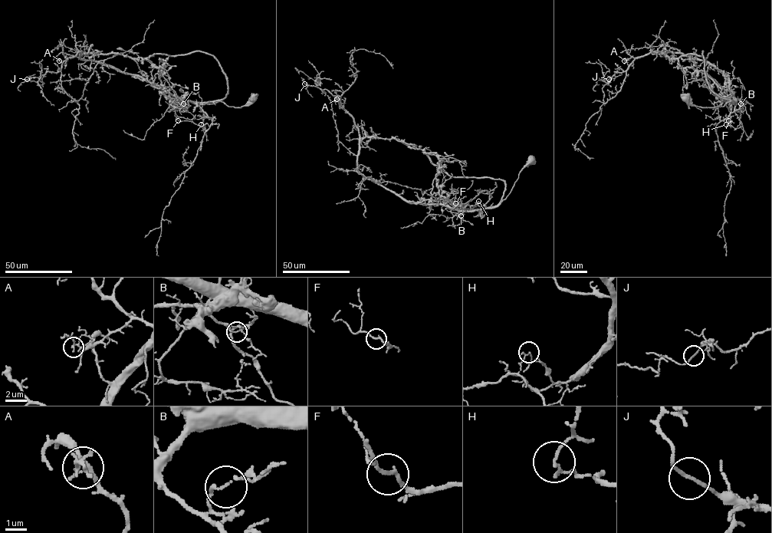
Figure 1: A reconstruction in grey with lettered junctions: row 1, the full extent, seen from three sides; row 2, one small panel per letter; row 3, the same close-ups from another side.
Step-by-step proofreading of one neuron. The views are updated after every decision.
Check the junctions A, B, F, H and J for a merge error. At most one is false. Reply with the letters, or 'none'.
H

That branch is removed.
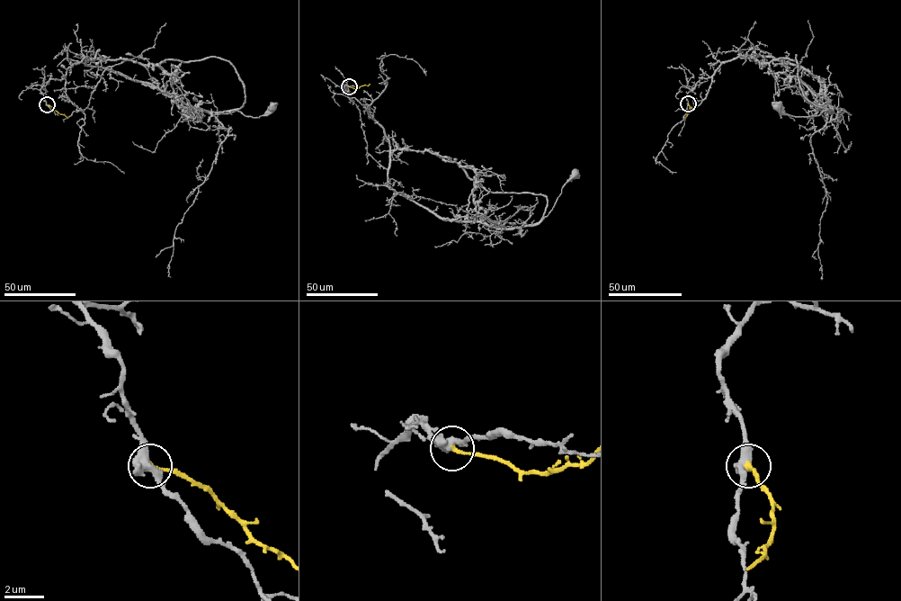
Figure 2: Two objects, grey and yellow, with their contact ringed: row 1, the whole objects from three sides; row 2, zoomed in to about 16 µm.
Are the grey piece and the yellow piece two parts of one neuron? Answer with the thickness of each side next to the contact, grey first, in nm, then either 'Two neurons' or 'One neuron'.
Thickness 550 nm (grey) against 240 nm. One neuron

